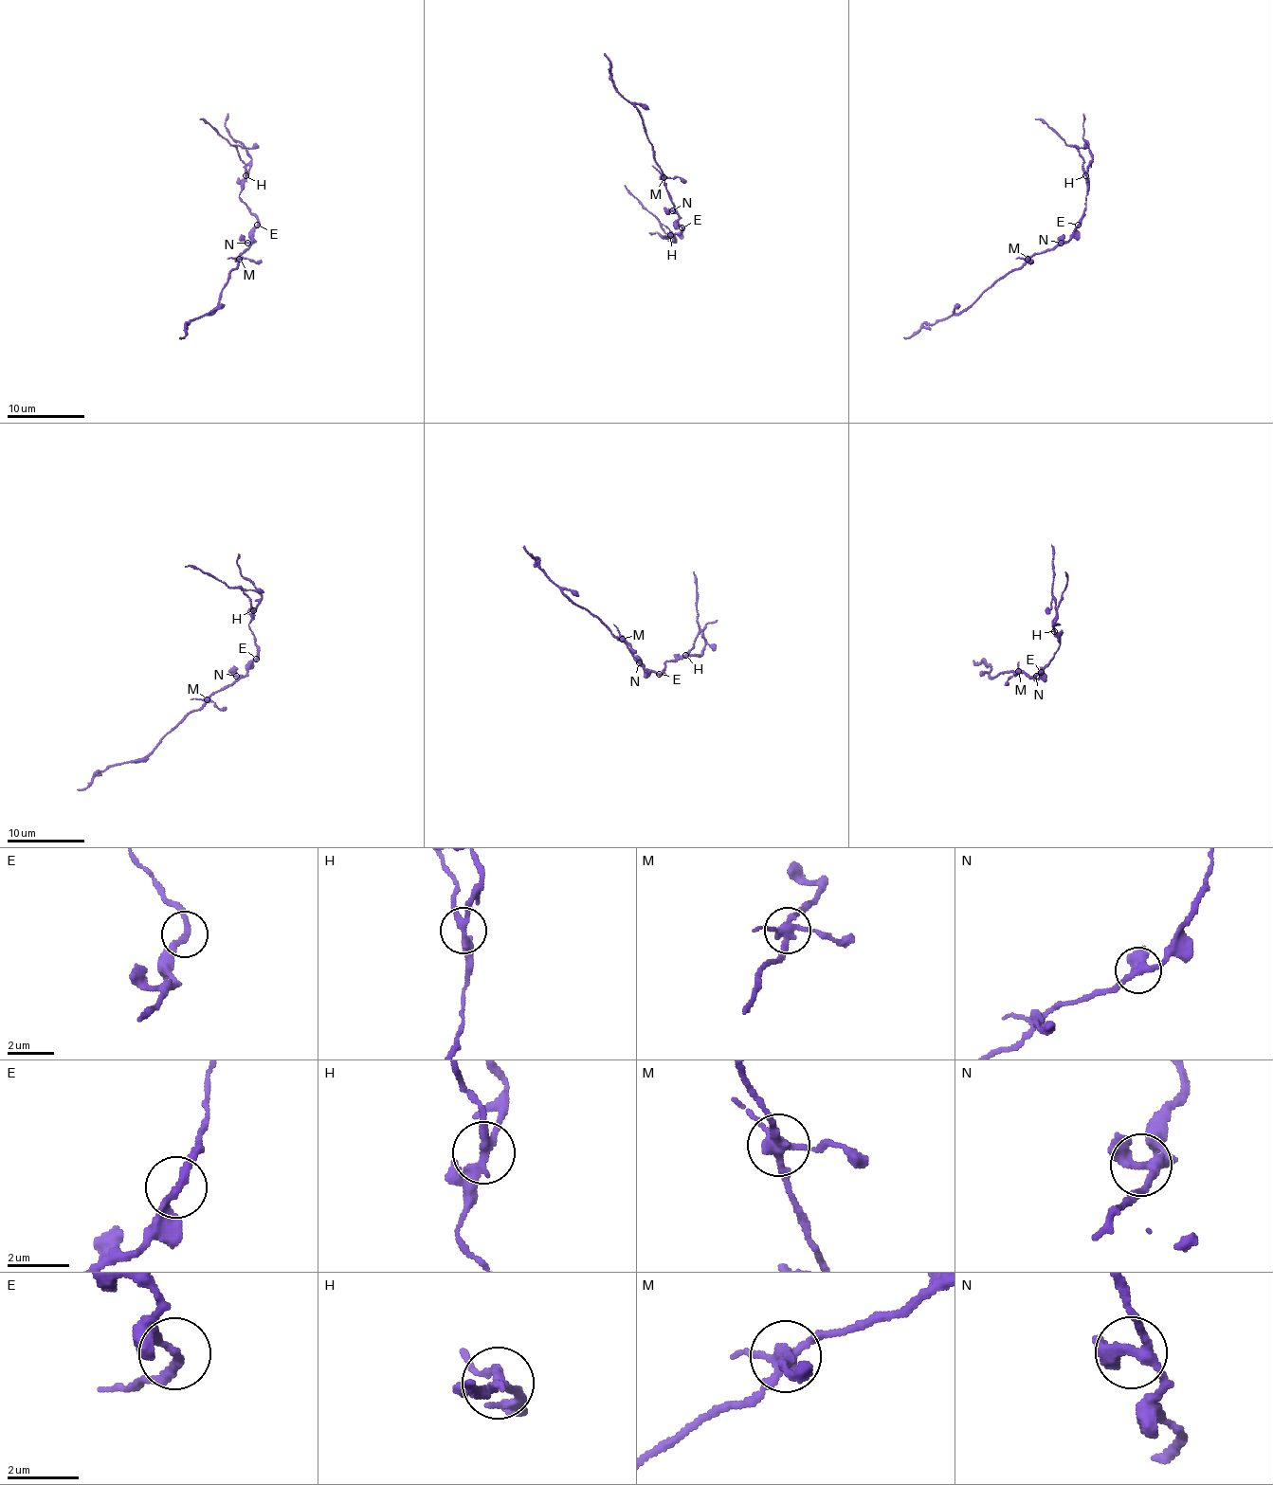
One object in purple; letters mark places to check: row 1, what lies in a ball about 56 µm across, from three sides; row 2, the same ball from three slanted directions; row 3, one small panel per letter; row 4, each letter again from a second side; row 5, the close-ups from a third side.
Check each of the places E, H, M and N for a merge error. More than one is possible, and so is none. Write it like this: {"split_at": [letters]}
{"split_at": ["H", "M"]}

